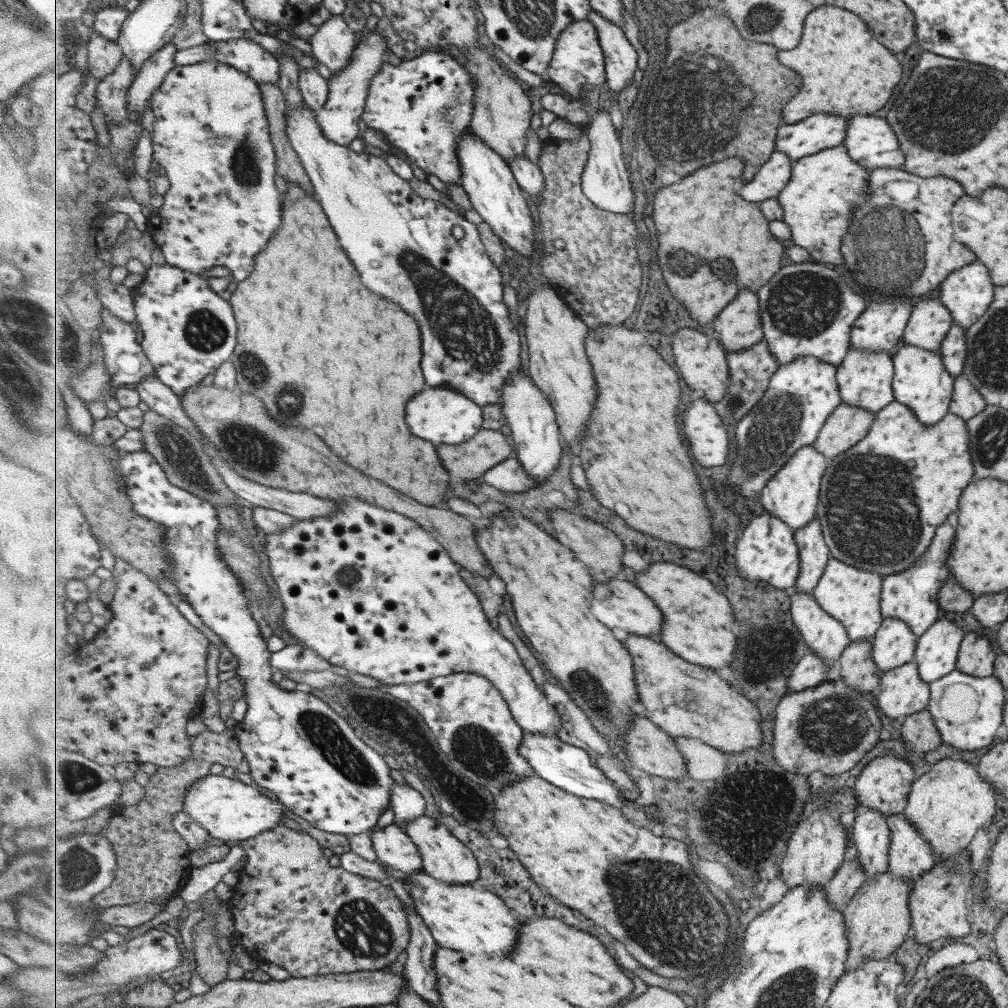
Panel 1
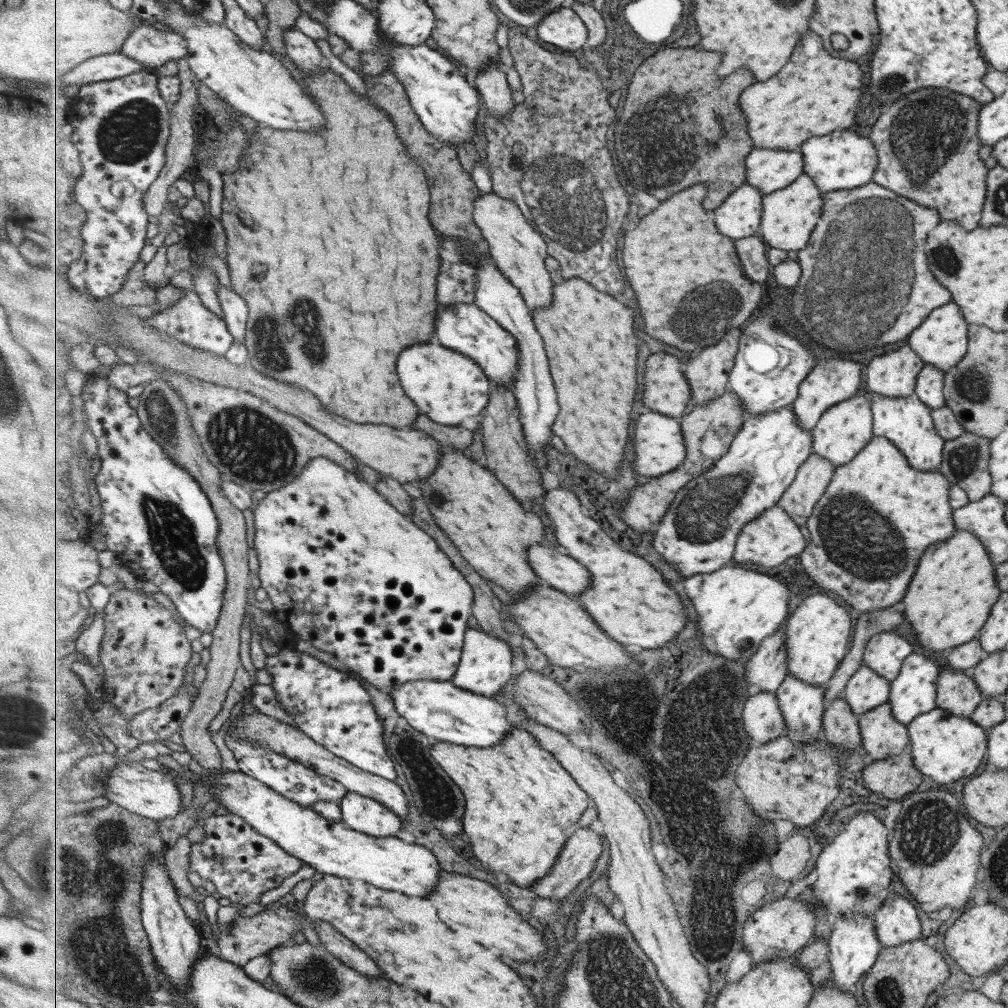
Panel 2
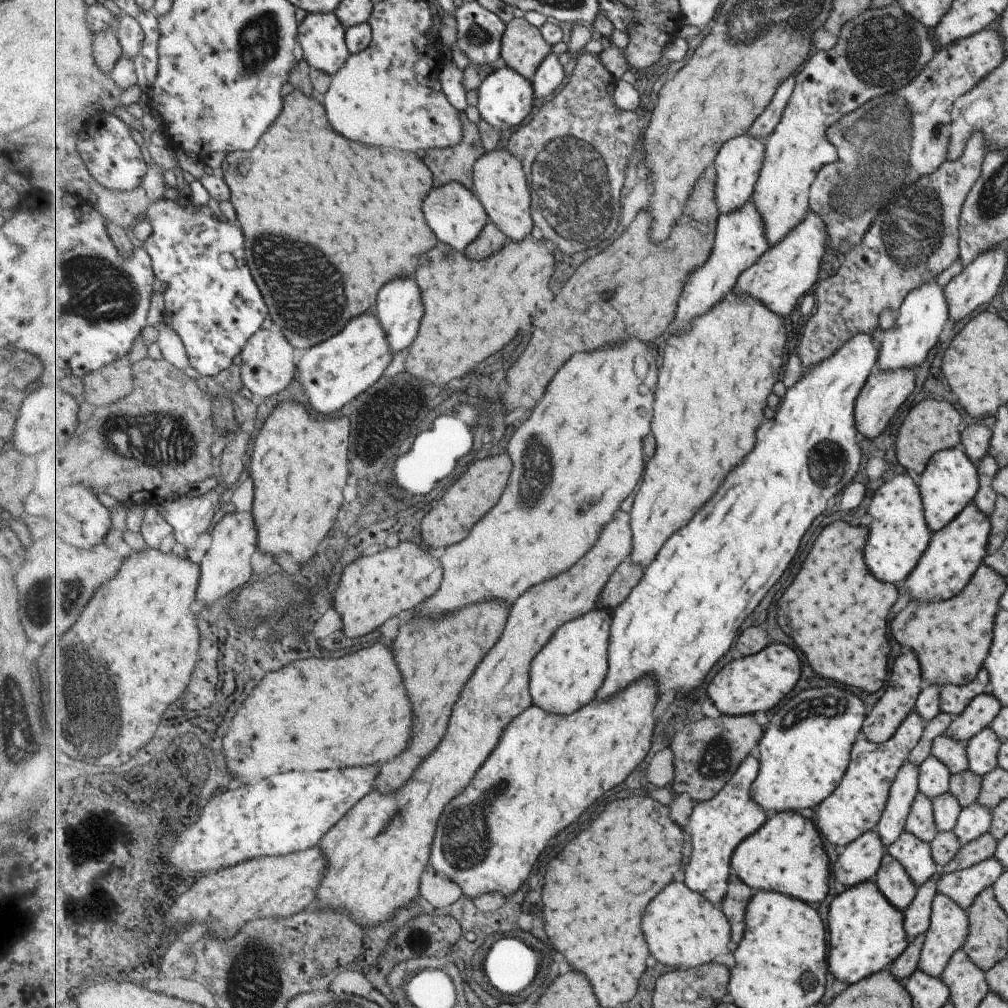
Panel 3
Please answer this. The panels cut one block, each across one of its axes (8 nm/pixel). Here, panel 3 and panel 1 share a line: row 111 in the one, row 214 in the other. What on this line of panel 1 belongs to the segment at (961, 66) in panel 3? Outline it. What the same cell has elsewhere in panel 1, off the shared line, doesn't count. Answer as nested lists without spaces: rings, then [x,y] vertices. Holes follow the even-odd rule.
[[[876,168],[869,171],[868,196],[866,202],[853,208],[845,236],[841,238],[840,251],[845,267],[852,271],[853,279],[867,291],[889,288],[881,294],[887,297],[927,297],[930,290],[939,288],[941,281],[951,273],[976,258],[971,249],[961,241],[955,241],[951,227],[951,208],[964,196],[963,188],[957,181],[945,176],[919,177],[901,168]]]

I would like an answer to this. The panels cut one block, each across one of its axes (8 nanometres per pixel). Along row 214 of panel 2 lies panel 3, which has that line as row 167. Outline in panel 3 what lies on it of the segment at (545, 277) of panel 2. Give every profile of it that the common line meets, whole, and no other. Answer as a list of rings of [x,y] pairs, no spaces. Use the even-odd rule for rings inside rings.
[[[508,148],[486,152],[474,164],[474,190],[481,197],[490,222],[496,224],[508,238],[529,238],[536,222],[532,215],[533,194],[523,161]]]

